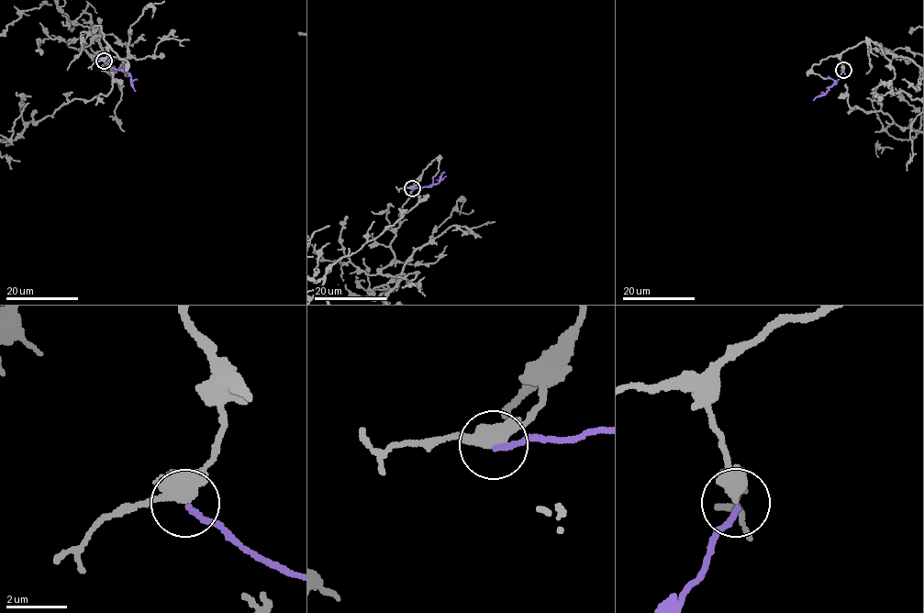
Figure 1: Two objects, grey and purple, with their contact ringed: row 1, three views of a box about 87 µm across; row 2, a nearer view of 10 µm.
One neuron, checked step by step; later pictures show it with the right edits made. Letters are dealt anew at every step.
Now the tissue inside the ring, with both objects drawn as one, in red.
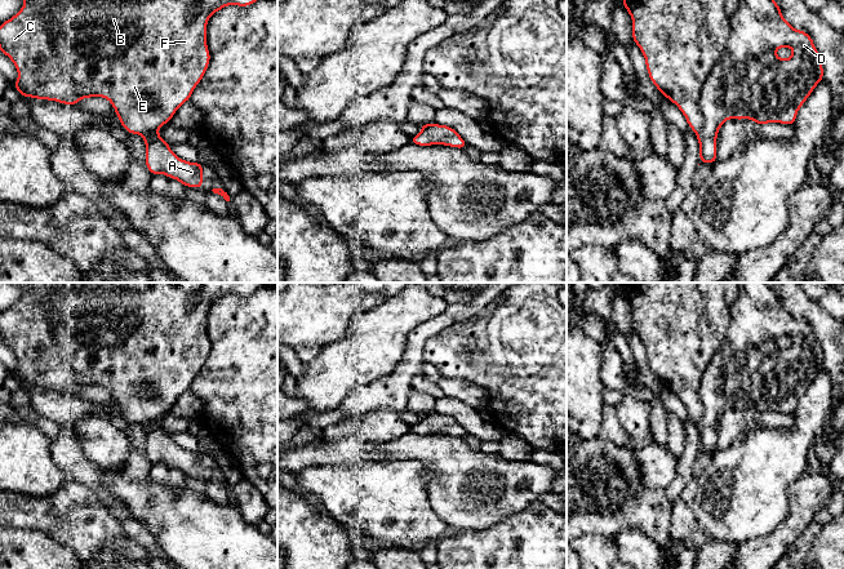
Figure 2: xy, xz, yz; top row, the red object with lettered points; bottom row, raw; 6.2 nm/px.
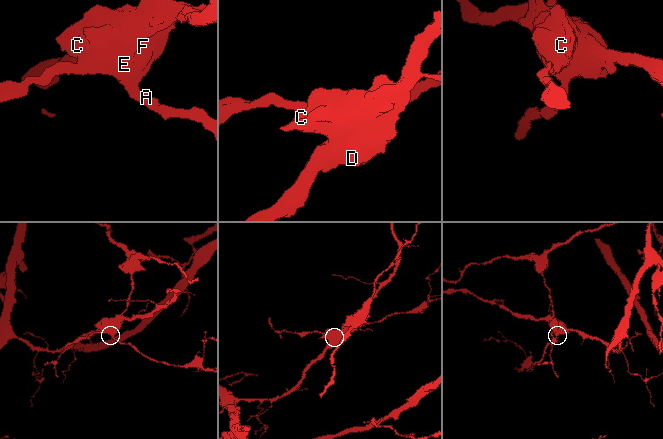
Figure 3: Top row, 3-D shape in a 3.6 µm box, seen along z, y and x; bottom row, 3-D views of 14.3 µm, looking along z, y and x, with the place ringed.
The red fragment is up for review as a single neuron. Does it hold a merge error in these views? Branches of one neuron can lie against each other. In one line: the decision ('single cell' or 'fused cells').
fused cells

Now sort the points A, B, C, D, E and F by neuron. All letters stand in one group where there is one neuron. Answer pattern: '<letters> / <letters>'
A D / B C E F

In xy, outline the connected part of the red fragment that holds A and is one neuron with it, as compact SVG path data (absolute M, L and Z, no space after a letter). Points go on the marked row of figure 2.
M157 130L141 134L146 143L146 166L154 174L165 174L179 181L185 187L203 188L203 163L179 159Z

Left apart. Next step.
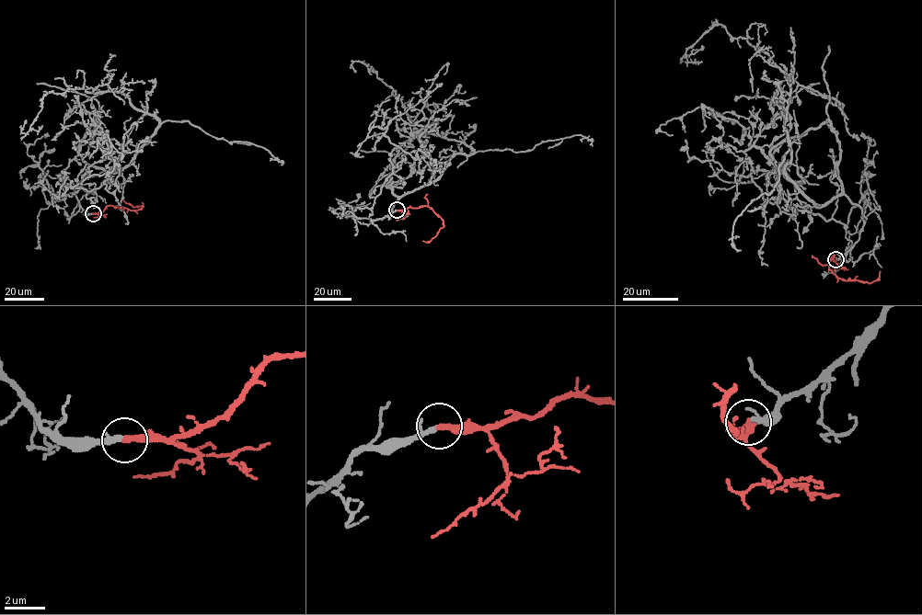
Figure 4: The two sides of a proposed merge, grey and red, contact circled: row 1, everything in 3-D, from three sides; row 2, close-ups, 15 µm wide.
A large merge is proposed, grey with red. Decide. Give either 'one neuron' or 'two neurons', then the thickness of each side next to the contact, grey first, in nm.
one neuron; calibres 190 and 300 nm

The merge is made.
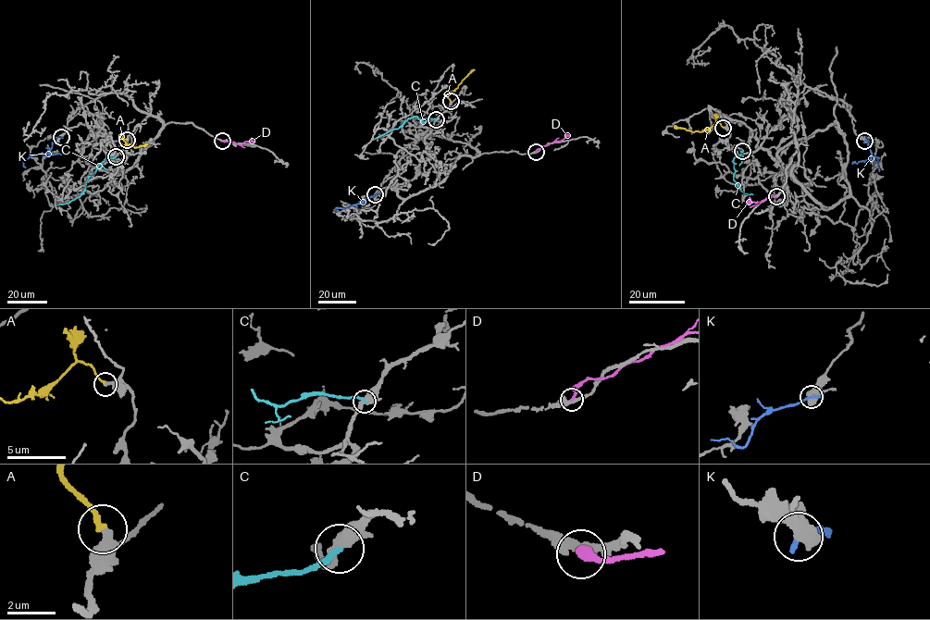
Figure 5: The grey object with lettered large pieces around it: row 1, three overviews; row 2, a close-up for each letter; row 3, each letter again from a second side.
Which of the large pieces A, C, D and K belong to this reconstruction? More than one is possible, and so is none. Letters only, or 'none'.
A

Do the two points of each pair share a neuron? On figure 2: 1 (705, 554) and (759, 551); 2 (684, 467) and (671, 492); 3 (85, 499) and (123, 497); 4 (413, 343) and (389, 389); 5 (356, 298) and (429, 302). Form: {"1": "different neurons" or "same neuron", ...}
{"1": "different neurons", "2": "same neuron", "3": "different neurons", "4": "same neuron", "5": "different neurons"}

